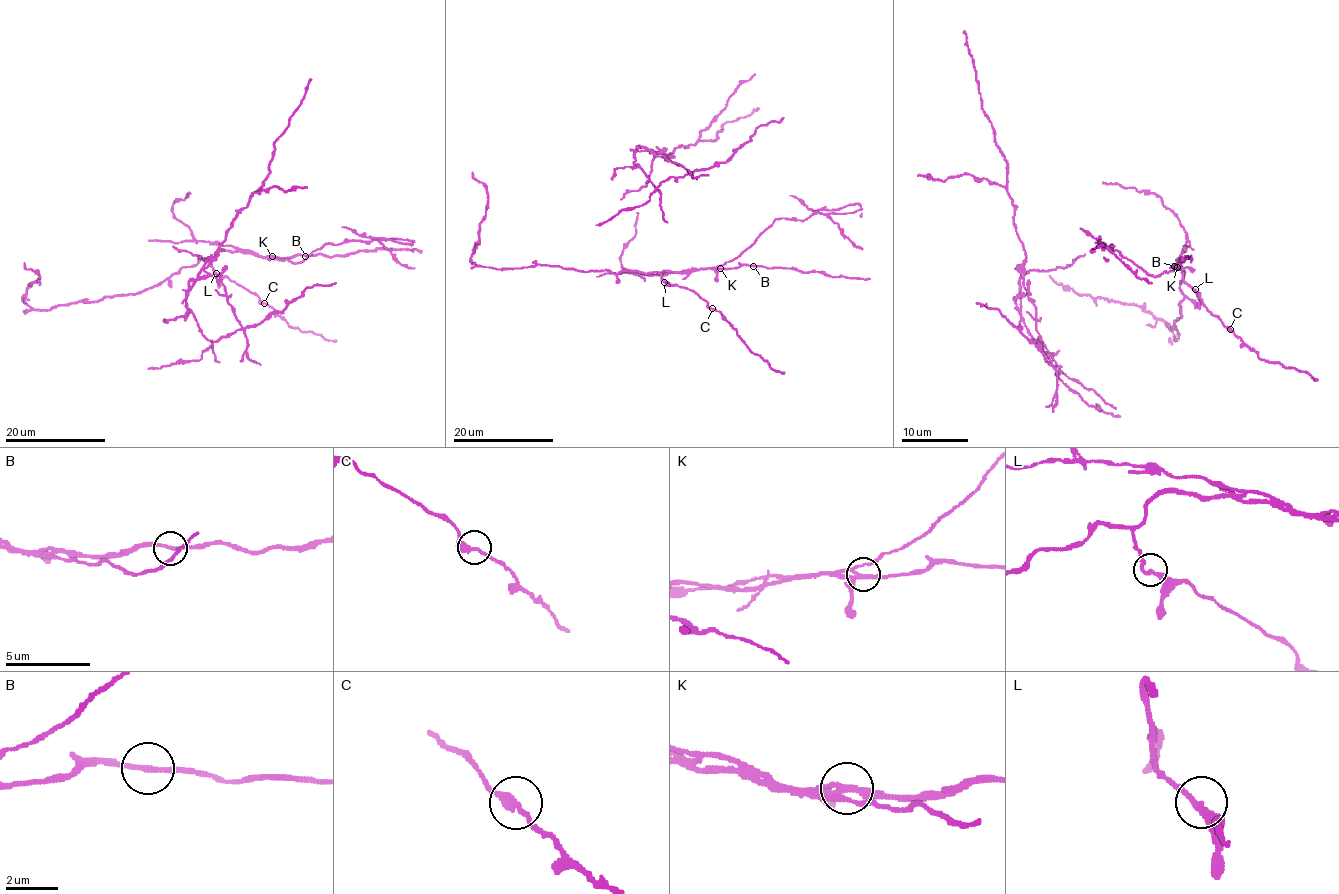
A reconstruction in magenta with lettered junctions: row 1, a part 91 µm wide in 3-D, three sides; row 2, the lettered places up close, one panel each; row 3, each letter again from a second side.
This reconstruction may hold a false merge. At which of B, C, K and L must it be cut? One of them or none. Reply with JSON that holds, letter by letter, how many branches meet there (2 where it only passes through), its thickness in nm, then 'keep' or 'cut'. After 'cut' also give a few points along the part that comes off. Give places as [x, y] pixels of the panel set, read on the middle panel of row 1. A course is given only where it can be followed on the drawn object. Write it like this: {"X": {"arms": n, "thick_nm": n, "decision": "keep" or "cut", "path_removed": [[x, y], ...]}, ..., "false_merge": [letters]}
{"B": {"arms": 2, "thick_nm": 180, "decision": "keep"}, "C": {"arms": 2, "thick_nm": 240, "decision": "keep"}, "K": {"arms": 2, "thick_nm": 280, "decision": "cut"}, "L": {"arms": 2, "thick_nm": 240, "decision": "keep"}, "false_merge": ["K"]}

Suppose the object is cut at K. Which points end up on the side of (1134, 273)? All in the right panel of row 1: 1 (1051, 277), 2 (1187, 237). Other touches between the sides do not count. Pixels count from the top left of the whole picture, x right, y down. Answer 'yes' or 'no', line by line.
1: no
2: yes

